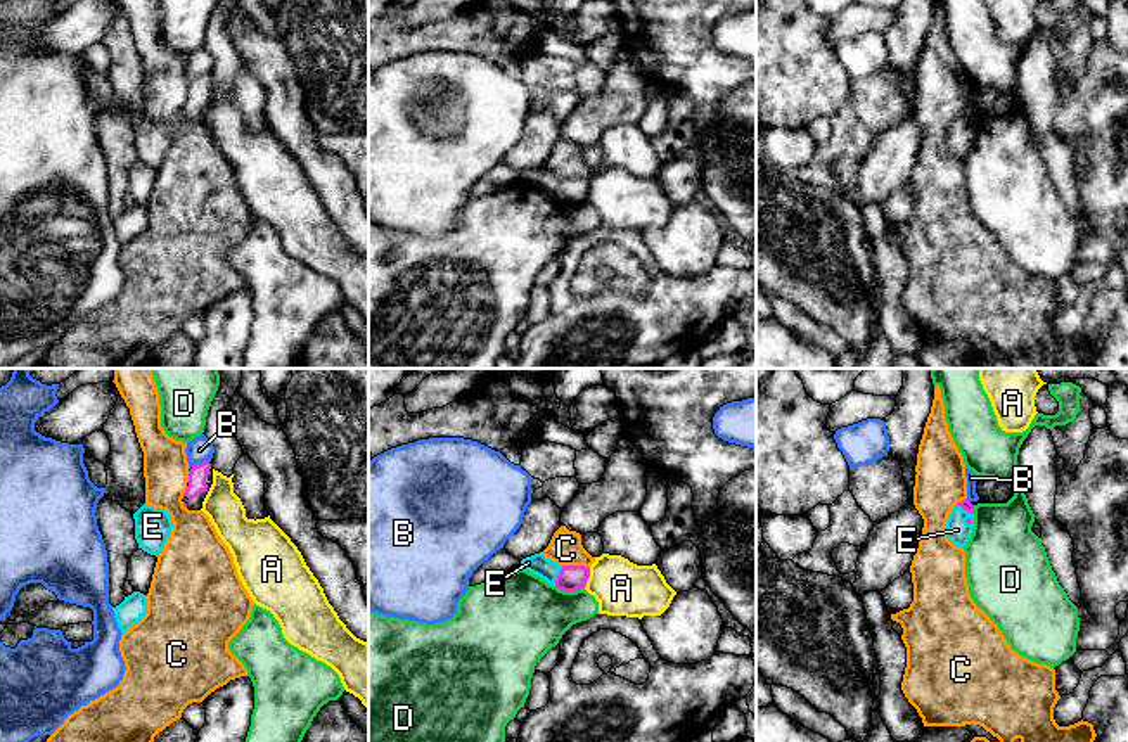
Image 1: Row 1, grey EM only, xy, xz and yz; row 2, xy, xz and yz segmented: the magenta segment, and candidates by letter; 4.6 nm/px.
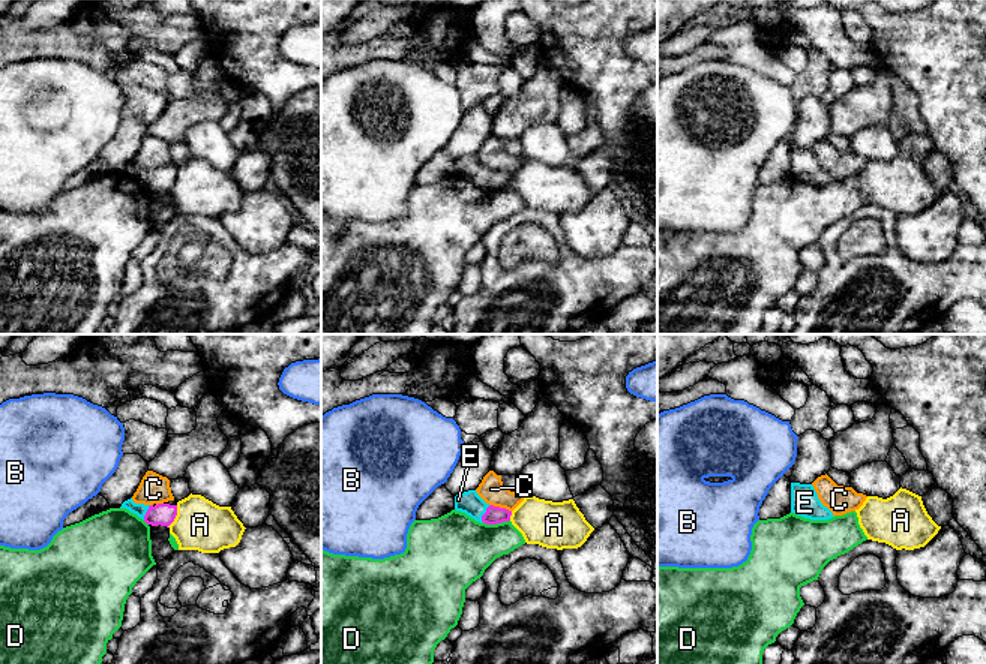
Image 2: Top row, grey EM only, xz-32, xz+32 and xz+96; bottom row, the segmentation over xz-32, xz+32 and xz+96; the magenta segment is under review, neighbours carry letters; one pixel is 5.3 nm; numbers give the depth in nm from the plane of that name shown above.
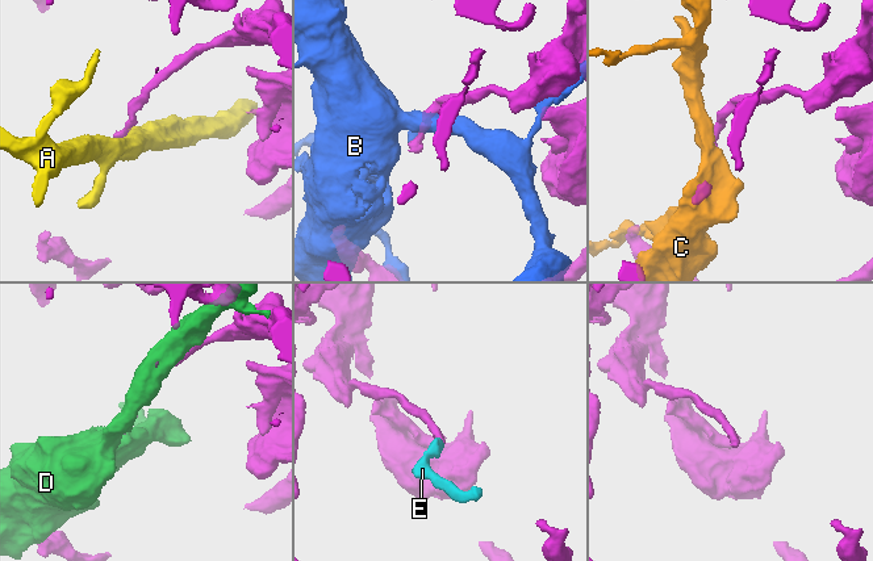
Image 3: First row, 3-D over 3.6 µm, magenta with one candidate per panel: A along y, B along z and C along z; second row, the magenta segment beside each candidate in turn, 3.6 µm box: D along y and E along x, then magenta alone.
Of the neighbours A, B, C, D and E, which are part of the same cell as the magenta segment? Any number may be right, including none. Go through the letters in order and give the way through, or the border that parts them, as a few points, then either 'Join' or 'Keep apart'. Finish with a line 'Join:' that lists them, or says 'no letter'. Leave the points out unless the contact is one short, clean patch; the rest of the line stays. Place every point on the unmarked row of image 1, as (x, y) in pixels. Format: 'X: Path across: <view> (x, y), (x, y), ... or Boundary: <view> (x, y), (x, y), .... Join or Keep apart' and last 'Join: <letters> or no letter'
A: Keep apart
B: Keep apart
C: Keep apart
D: Keep apart
E: Path across: xz (571, 191), (557, 189), (538, 177). Join
Join: E

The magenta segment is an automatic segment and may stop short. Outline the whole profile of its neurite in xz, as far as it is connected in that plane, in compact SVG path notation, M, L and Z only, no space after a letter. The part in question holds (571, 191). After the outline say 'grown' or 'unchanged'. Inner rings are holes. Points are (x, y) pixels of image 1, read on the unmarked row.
M543 164L535 166L521 173L521 182L526 182L548 197L557 199L564 204L576 204L586 199L590 190L590 180L585 178L561 178L543 168Z; grown

